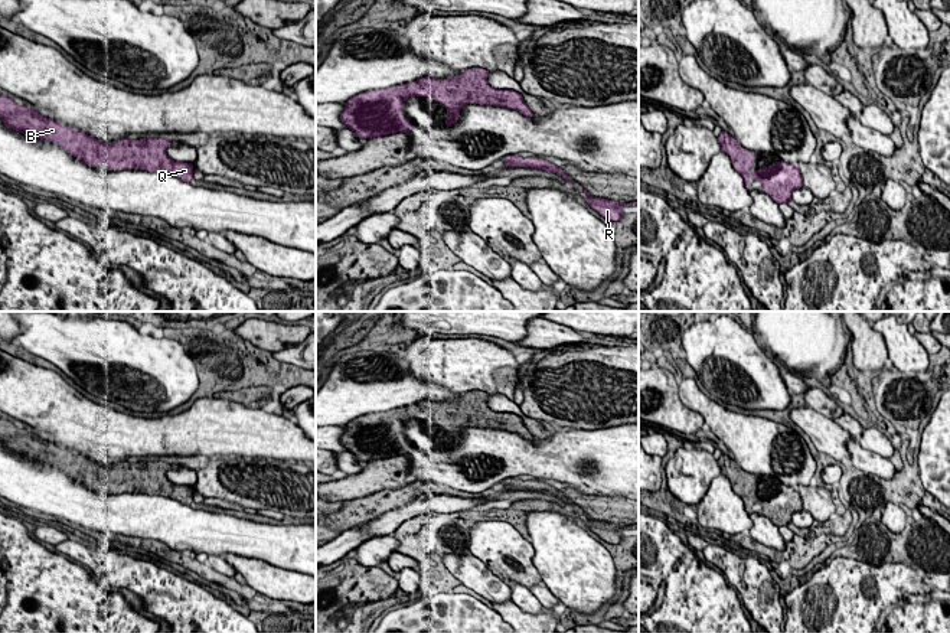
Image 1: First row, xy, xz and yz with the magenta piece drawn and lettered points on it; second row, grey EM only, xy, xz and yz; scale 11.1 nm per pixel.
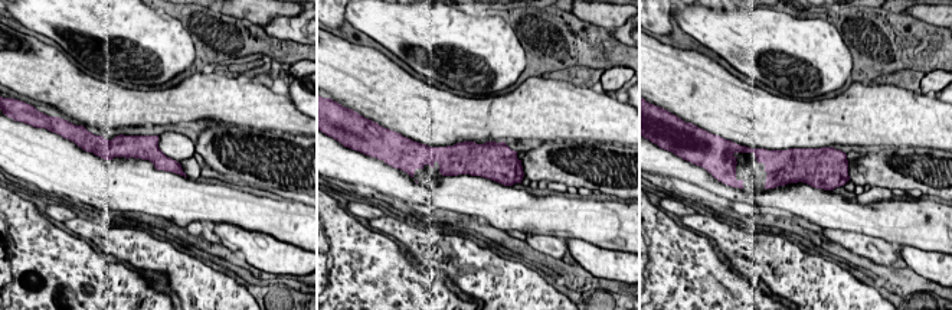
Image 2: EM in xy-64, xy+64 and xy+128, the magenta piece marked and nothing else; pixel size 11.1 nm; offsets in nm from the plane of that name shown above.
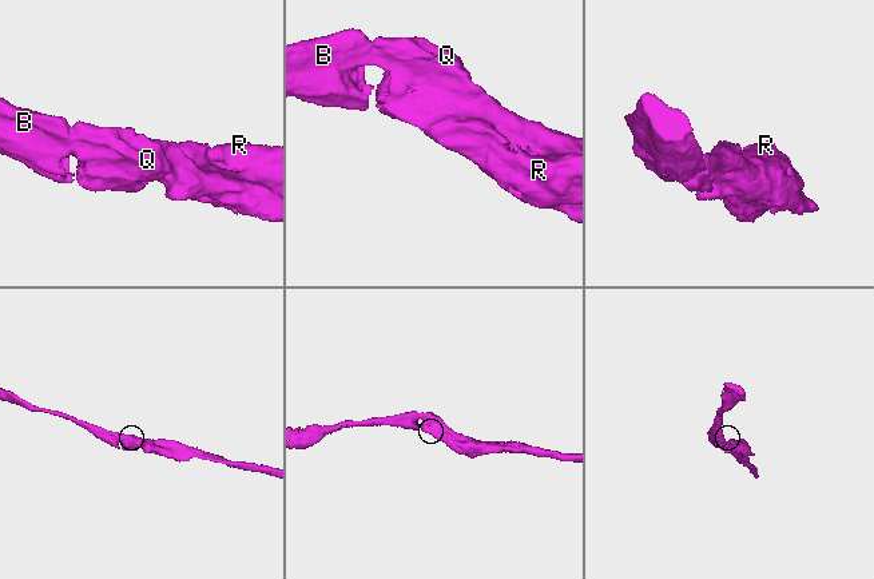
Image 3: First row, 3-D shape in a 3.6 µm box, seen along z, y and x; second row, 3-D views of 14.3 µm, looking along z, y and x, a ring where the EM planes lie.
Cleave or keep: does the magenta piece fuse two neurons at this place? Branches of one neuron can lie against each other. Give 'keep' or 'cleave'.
keep

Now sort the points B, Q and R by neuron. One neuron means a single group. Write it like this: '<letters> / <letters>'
B Q R

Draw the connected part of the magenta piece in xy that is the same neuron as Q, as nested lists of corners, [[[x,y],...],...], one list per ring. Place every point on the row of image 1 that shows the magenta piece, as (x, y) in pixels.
[[[0,95],[0,120],[6,127],[13,128],[30,138],[42,138],[45,141],[52,141],[65,149],[71,156],[78,157],[91,167],[98,167],[101,163],[108,164],[108,170],[125,170],[125,169],[140,169],[153,173],[164,173],[174,176],[183,182],[192,182],[193,179],[193,164],[174,161],[166,153],[166,149],[172,146],[169,137],[159,138],[140,138],[130,140],[128,137],[121,141],[104,143],[92,138],[86,133],[75,128],[69,128],[53,118],[40,115],[33,108],[26,105],[17,105],[13,99]]]

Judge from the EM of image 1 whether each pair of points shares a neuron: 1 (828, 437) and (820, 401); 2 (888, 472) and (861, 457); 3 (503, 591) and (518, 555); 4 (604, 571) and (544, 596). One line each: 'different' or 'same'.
1: different
2: same
3: different
4: different

